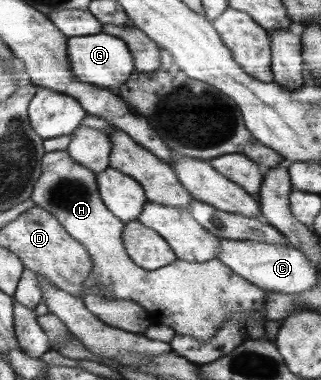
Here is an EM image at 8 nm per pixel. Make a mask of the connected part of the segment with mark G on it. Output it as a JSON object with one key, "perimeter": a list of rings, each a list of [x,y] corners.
{"perimeter":[[[105,31],[94,35],[67,38],[66,58],[68,58],[73,76],[76,76],[78,81],[111,90],[115,90],[128,81],[130,74],[136,70],[133,55],[129,51],[129,44]]]}

